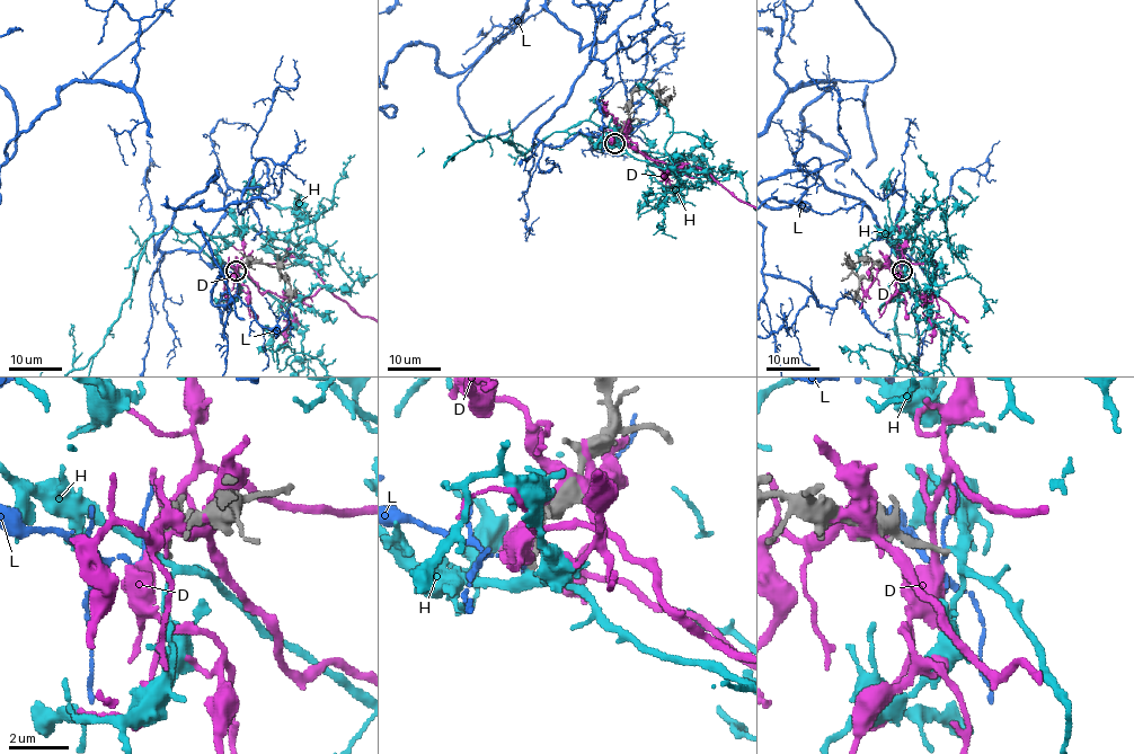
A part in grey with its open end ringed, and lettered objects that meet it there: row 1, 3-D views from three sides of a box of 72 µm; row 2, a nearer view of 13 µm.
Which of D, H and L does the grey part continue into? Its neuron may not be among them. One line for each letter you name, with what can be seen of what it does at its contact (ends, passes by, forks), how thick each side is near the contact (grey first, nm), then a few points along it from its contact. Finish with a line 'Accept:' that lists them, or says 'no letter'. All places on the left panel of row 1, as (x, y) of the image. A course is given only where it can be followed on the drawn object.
H: it passes by | 180/280 nm
Accept: H

